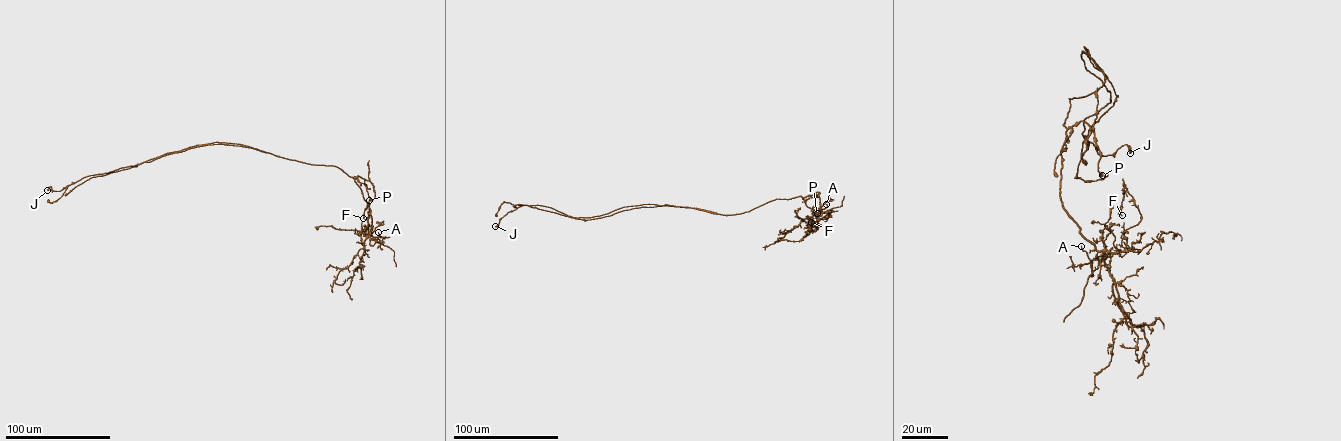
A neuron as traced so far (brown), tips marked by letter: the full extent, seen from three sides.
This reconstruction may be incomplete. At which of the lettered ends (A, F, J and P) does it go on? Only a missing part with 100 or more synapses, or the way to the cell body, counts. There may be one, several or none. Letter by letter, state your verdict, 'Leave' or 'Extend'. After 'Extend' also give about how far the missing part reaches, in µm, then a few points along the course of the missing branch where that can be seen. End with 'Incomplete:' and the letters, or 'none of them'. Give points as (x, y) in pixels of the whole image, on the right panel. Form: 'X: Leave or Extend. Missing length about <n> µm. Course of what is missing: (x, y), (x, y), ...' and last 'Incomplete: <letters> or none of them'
A: Leave
F: Leave
J: Leave
P: Leave
Incomplete: none of them

